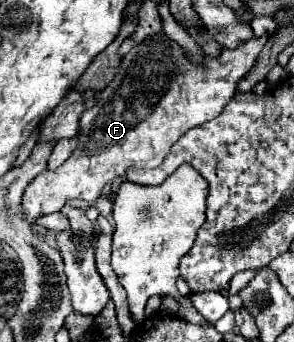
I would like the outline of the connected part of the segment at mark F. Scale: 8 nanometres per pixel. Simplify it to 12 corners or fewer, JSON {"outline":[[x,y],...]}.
{"outline":[[164,32],[136,44],[80,118],[28,224],[156,168],[216,118],[266,36],[196,66]]}

